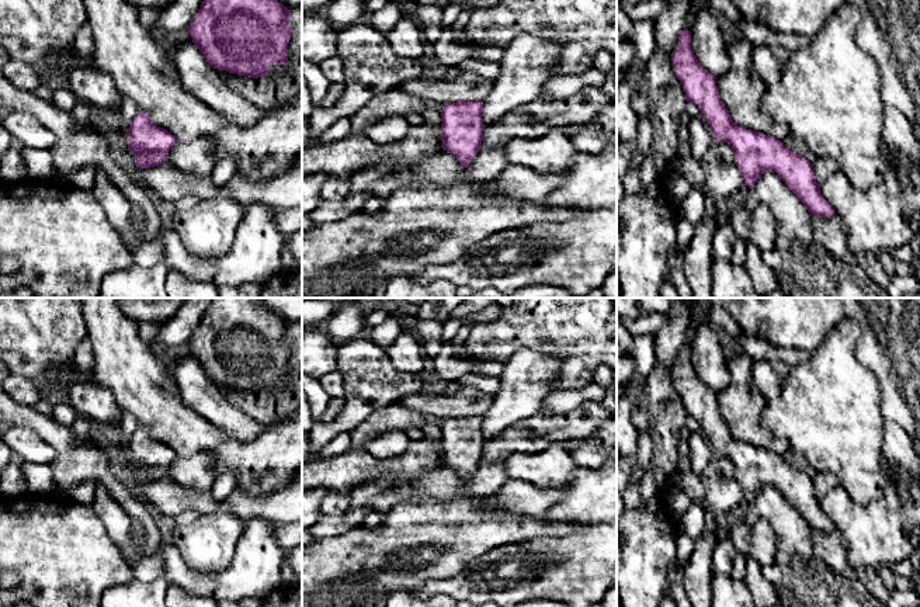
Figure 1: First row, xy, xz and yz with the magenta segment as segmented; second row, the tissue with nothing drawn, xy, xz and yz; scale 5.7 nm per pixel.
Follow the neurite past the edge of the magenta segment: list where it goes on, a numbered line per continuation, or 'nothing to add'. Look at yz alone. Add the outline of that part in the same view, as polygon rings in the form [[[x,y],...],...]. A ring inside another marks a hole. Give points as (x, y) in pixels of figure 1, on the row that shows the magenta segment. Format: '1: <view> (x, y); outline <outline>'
nothing to add

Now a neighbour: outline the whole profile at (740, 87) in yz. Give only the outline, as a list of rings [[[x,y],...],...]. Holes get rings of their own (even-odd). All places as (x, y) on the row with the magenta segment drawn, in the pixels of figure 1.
[[[742,37],[728,45],[730,67],[716,77],[719,97],[736,125],[782,141],[788,128],[761,108],[767,84],[753,67],[753,51],[754,45]]]

